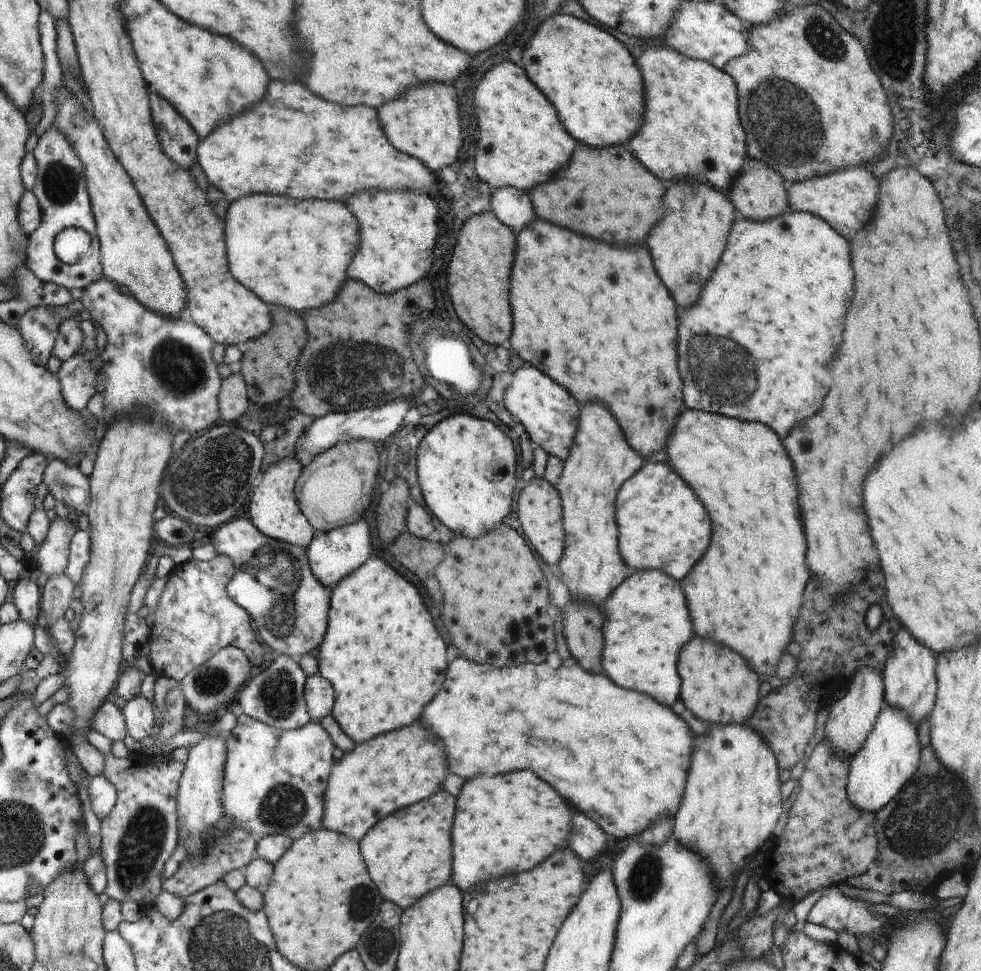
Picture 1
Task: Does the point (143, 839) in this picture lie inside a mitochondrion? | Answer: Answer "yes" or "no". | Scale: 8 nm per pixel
yes

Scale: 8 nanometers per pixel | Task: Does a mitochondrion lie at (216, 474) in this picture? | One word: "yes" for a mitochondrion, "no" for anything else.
yes

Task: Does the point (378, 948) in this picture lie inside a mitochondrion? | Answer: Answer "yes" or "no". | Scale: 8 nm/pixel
yes

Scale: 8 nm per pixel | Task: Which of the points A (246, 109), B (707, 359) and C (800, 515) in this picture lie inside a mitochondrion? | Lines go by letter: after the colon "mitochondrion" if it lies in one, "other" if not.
A: other
B: mitochondrion
C: other

